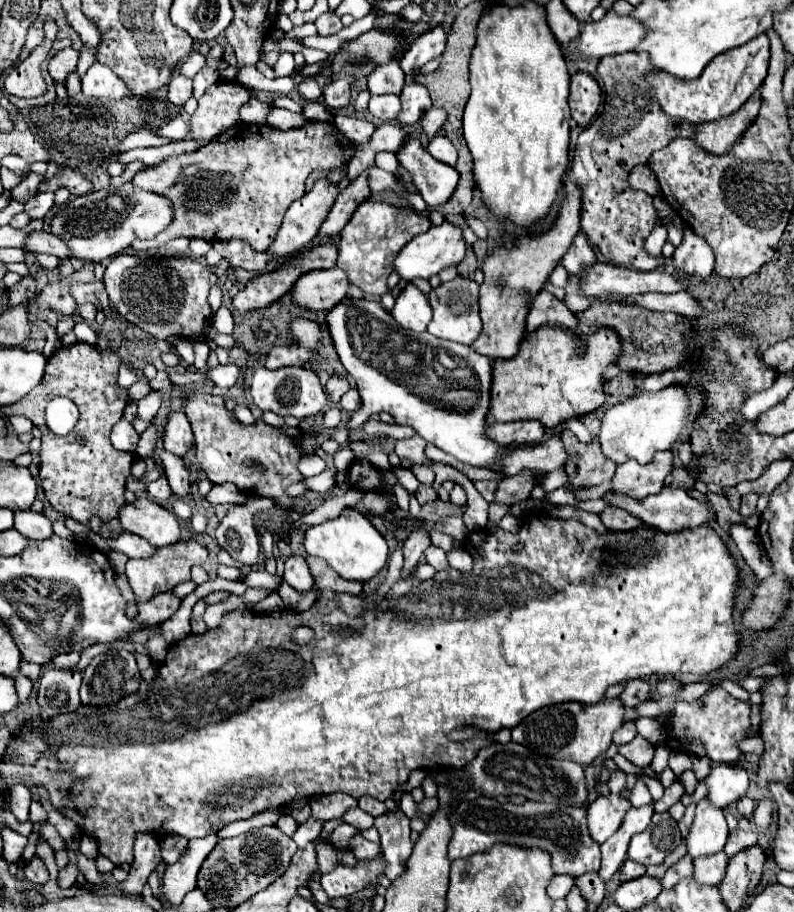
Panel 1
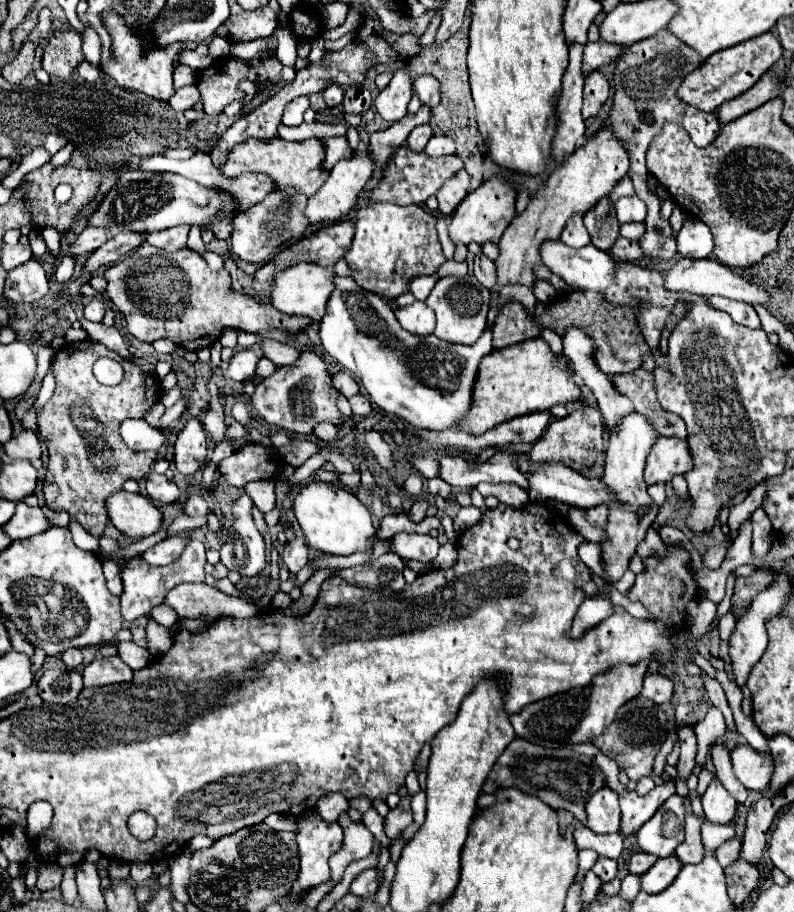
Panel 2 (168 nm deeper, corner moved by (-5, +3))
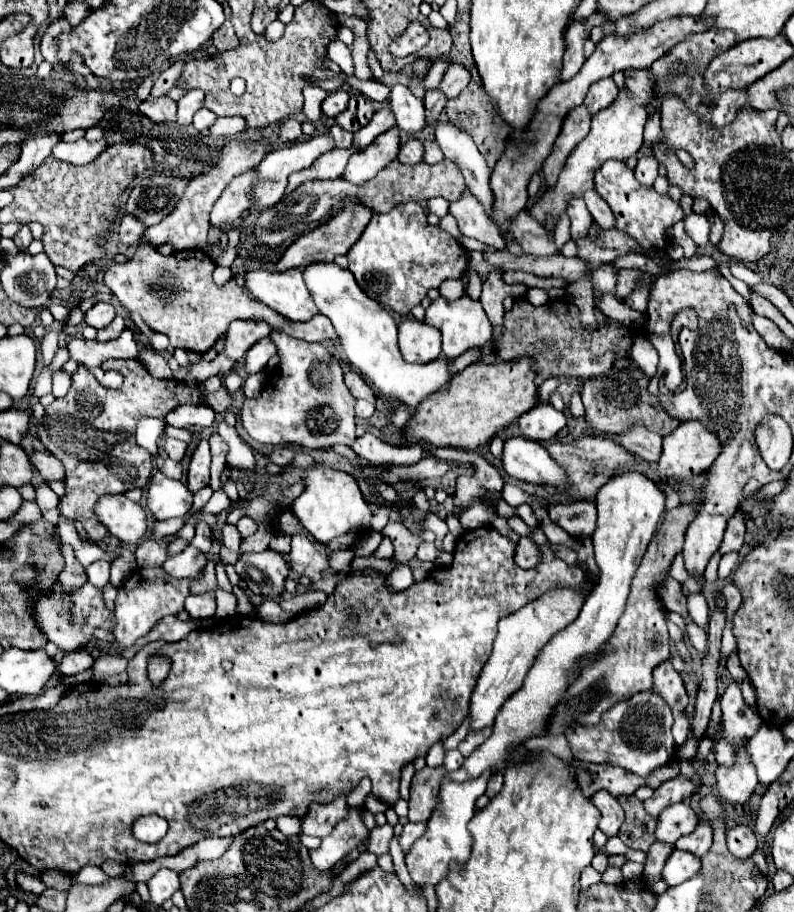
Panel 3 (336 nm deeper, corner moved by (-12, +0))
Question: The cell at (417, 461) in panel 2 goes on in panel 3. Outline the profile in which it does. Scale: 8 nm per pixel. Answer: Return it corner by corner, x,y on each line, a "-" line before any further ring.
363,433
361,437
357,437
351,443
351,449
373,465
415,465
423,457
423,449
419,445
393,447
379,441
371,433

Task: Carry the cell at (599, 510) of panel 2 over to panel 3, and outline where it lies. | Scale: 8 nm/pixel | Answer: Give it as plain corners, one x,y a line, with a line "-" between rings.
571,501
571,503
553,503
549,505
549,517
561,529
569,533
573,541
591,537
597,523
597,509
589,501

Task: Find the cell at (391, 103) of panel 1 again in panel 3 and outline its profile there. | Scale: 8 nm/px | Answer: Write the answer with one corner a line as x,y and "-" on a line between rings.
393,85
389,97
391,109
397,119
397,127
407,133
419,133
427,127
423,101
413,97
405,85

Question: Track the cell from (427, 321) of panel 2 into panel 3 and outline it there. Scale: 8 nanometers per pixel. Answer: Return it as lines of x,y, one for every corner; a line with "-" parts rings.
405,319
399,323
399,351
407,363
431,363
441,357
441,333
423,321

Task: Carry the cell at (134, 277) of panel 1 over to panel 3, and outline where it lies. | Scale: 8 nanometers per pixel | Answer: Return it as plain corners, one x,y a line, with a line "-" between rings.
141,243
131,261
107,269
105,285
113,291
125,309
137,311
153,331
167,335
171,347
183,347
195,353
209,351
217,337
223,335
229,323
235,319
261,319
291,337
313,343
337,339
337,333
325,315
315,315
305,323
291,323
265,303
255,301
243,293
235,281
229,281
225,287
217,287
211,277
213,269
215,263
211,257
199,249
175,251
173,255
163,257
155,247

